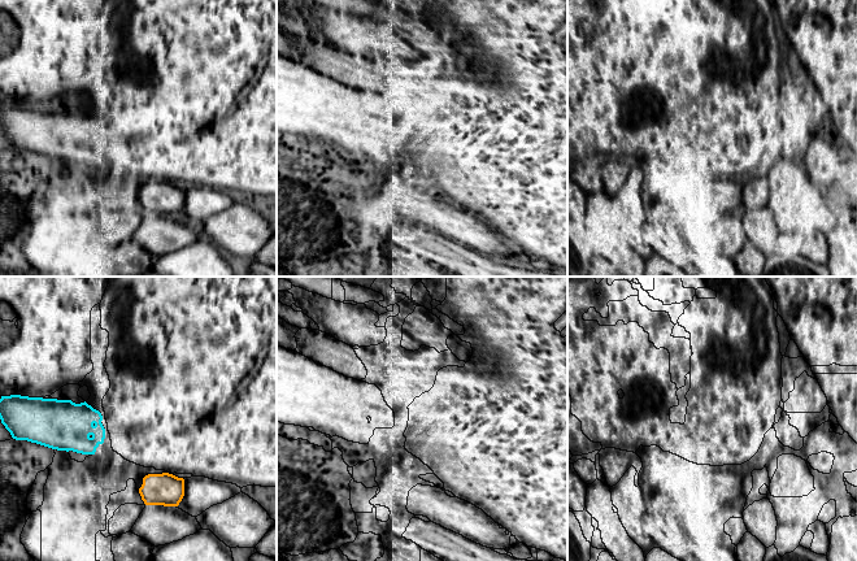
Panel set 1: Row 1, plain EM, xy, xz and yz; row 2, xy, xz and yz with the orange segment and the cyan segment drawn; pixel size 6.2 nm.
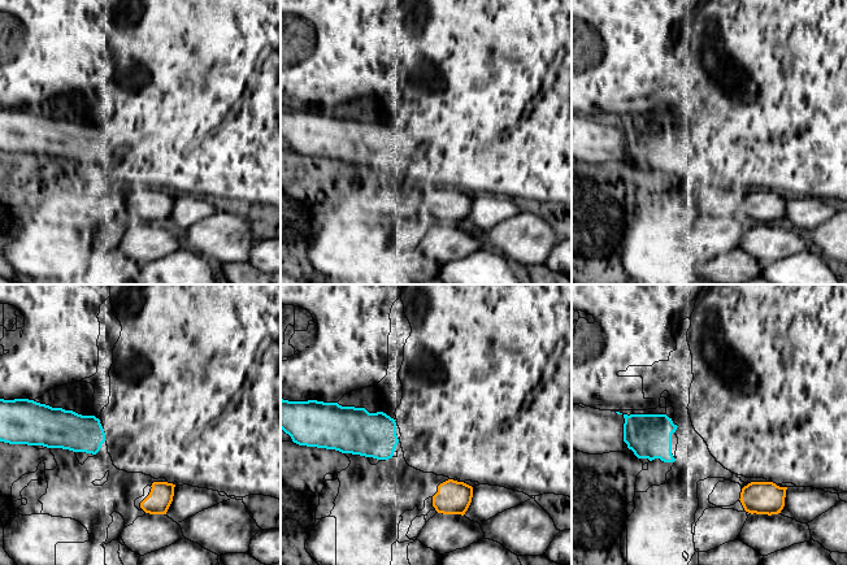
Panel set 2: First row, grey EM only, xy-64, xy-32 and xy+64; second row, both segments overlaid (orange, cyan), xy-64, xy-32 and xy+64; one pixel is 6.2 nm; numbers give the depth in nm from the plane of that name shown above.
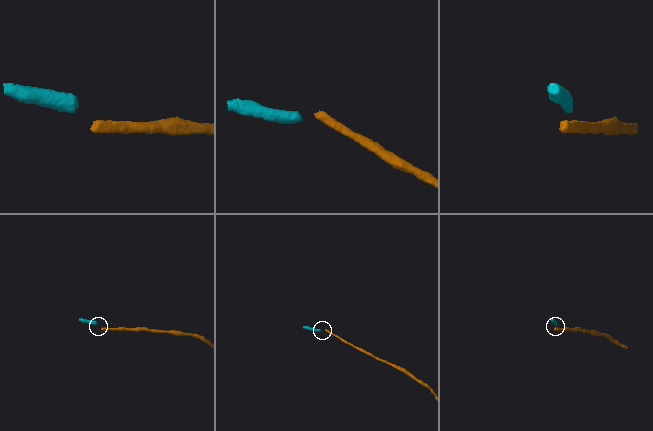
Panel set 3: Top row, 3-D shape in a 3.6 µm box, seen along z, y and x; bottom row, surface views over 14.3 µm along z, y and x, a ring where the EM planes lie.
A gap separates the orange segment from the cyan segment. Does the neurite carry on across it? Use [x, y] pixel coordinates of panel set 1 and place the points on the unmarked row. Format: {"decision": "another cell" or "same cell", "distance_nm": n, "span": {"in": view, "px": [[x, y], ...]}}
{"decision": "another cell", "distance_nm": 340, "span": {"in": "xy", "px": [[143, 187], [103, 151]]}}

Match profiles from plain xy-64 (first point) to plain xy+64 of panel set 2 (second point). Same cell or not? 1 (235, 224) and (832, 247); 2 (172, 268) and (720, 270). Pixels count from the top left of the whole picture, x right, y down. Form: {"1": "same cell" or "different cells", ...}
{"1": "same cell", "2": "different cells"}

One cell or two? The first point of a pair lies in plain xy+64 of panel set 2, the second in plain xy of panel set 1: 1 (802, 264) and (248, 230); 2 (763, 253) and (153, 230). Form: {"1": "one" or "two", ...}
{"1": "two", "2": "one"}

